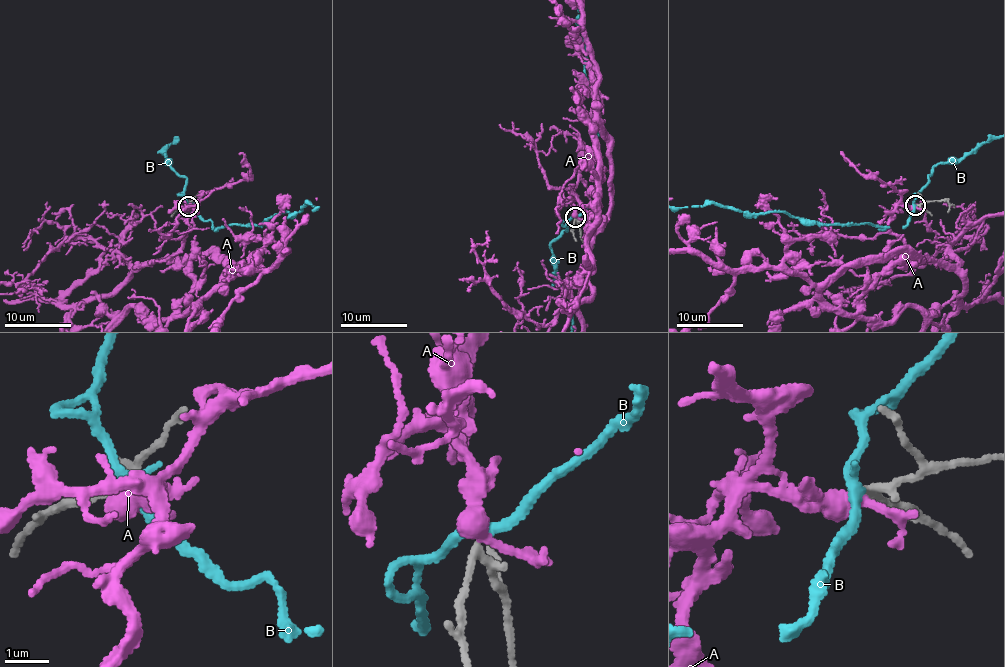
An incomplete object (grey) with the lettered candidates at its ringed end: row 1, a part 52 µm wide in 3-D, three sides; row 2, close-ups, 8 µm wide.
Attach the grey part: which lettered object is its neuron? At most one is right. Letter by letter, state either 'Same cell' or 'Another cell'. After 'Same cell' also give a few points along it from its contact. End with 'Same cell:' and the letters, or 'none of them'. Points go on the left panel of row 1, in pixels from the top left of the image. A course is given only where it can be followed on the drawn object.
A: Same cell
B: Another cell
Same cell: A

